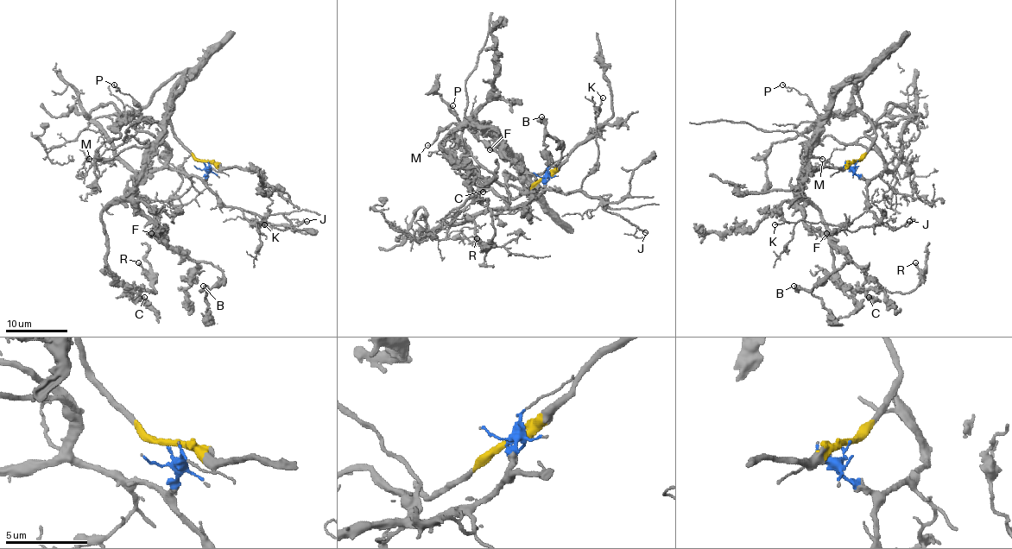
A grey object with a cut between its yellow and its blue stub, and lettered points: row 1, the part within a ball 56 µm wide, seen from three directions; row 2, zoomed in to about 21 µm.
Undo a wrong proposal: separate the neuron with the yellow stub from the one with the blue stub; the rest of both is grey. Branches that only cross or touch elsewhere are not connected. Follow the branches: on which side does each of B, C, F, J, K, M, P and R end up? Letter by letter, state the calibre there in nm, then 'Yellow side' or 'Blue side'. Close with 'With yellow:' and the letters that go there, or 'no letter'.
B: Thickness 380 nm. Yellow side
C: Thickness 120 nm. Yellow side
F: Thickness 150 nm. Yellow side
J: Thickness 190 nm. Blue side
K: Thickness 150 nm. Blue side
M: Thickness 150 nm. Yellow side
P: Thickness 110 nm. Yellow side
R: Thickness 280 nm. Yellow side
With yellow: B, C, F, M, P, R

